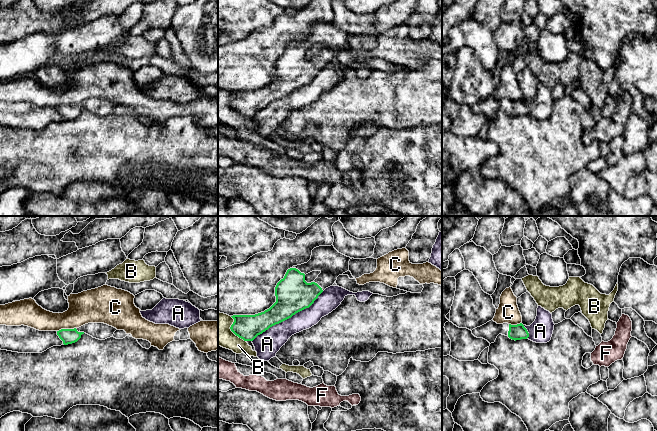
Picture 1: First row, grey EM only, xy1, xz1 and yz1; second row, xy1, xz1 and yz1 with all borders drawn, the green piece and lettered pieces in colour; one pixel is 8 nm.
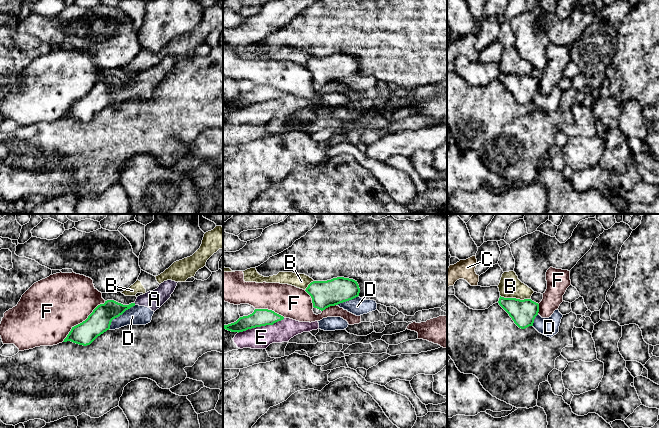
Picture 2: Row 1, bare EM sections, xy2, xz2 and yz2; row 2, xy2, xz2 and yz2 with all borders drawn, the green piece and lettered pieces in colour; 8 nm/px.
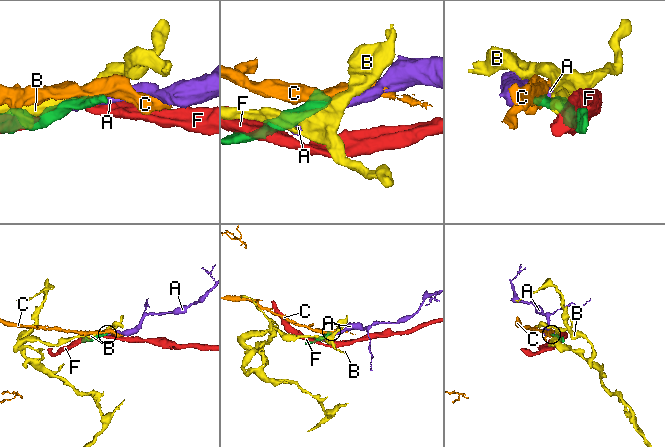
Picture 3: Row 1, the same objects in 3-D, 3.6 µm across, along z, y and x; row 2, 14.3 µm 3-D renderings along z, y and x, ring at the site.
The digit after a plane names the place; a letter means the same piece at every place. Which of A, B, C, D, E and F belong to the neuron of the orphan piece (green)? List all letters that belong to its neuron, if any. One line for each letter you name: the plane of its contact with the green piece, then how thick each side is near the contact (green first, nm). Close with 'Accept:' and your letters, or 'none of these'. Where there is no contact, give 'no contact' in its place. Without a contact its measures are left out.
Accept: none of these

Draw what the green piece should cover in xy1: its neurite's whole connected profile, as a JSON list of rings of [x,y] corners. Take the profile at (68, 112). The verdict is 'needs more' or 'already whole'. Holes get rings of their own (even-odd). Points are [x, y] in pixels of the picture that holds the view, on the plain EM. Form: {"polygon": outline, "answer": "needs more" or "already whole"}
{"polygon": [[[88,99],[79,104],[74,105],[61,105],[57,107],[57,111],[63,117],[64,121],[77,118],[81,111],[86,109],[93,114],[105,116],[113,113],[117,105],[104,99]]], "answer": "needs more"}

